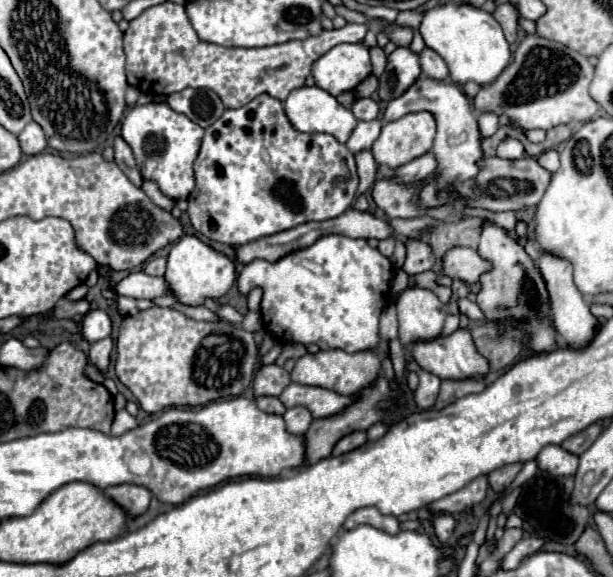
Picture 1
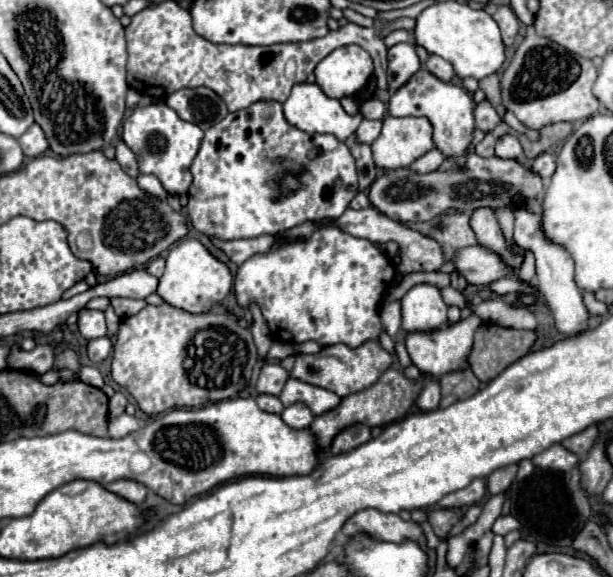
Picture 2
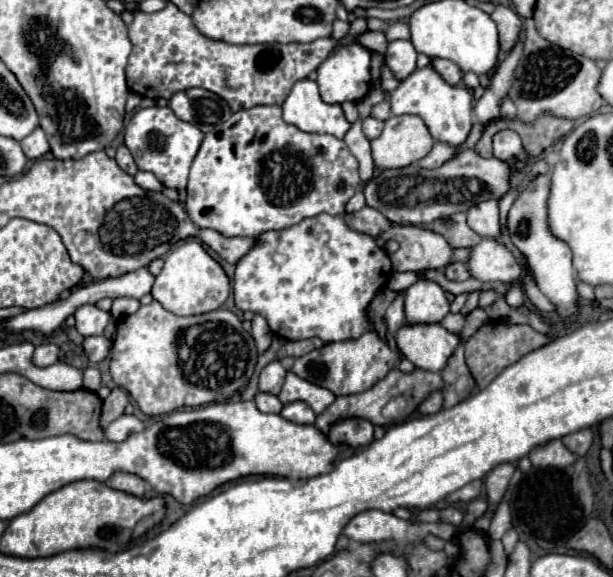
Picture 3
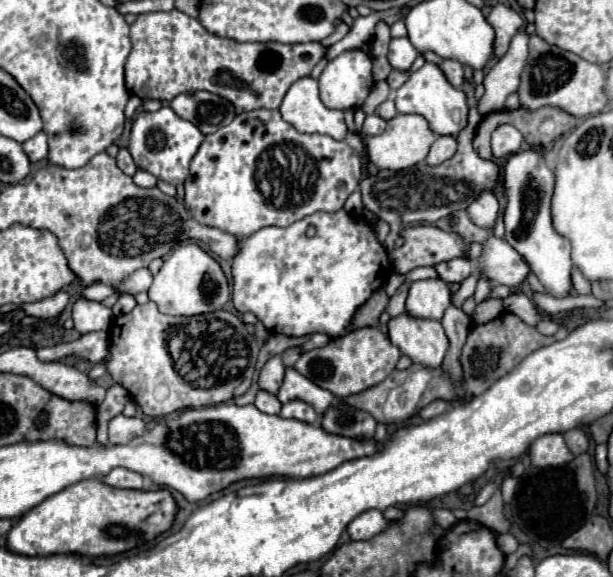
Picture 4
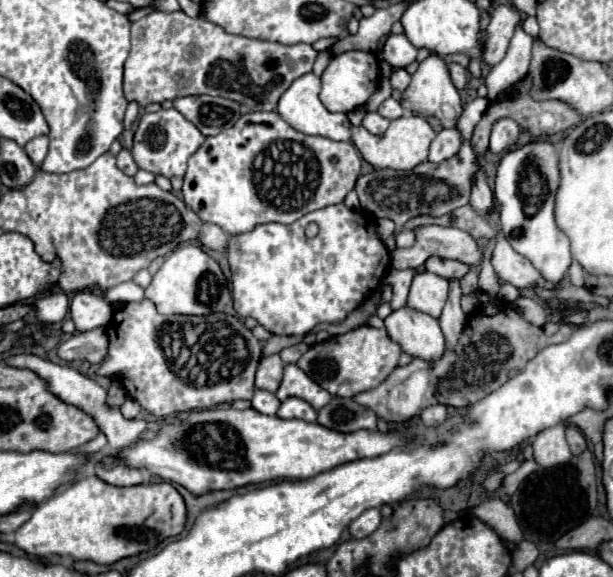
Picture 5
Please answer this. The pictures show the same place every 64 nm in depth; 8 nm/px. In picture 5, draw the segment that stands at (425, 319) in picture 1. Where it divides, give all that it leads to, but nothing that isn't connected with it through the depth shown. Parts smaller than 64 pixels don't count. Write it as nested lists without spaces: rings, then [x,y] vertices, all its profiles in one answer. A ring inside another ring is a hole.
[[[422,270],[414,276],[410,294],[408,294],[410,308],[426,312],[432,318],[438,318],[444,308],[446,298],[448,298],[448,280],[428,270]]]

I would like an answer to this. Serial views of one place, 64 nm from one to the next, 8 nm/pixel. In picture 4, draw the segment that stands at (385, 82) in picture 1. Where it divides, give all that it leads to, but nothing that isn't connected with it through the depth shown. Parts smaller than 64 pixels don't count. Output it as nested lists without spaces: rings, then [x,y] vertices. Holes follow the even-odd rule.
[[[392,38],[388,48],[388,62],[396,70],[408,70],[418,58],[418,50],[410,44],[408,38]]]

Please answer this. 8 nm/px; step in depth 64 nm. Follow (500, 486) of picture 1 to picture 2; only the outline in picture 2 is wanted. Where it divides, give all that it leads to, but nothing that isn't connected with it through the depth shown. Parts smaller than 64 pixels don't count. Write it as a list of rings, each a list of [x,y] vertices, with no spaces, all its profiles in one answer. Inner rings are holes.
[[[510,464],[510,466],[504,466],[504,468],[494,470],[494,472],[488,476],[488,480],[486,480],[488,492],[490,492],[492,496],[502,494],[502,492],[512,484],[512,480],[516,478],[516,470],[518,470],[516,464]]]

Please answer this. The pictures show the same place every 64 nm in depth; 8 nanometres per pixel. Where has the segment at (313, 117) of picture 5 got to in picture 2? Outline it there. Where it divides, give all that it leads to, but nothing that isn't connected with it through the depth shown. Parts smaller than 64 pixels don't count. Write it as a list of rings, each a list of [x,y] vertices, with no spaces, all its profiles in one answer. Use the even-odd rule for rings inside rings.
[[[302,82],[302,84],[296,84],[292,88],[292,94],[288,96],[288,100],[284,102],[284,116],[286,120],[304,130],[304,132],[320,132],[320,134],[334,134],[338,140],[346,140],[350,134],[356,132],[358,124],[362,122],[362,116],[356,114],[356,116],[348,116],[344,112],[344,108],[340,106],[338,100],[334,98],[328,98],[318,84],[308,84],[308,82]]]

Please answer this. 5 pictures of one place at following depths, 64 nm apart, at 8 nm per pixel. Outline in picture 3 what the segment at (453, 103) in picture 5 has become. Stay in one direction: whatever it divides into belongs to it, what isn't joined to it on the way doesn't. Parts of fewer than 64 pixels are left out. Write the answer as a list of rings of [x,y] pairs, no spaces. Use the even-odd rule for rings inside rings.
[[[432,66],[418,68],[416,72],[412,72],[412,76],[404,78],[400,82],[400,86],[392,92],[390,102],[392,102],[392,114],[420,116],[436,140],[448,142],[452,146],[464,144],[464,140],[472,128],[472,94],[470,94],[470,90],[458,90],[456,86],[450,86]]]

